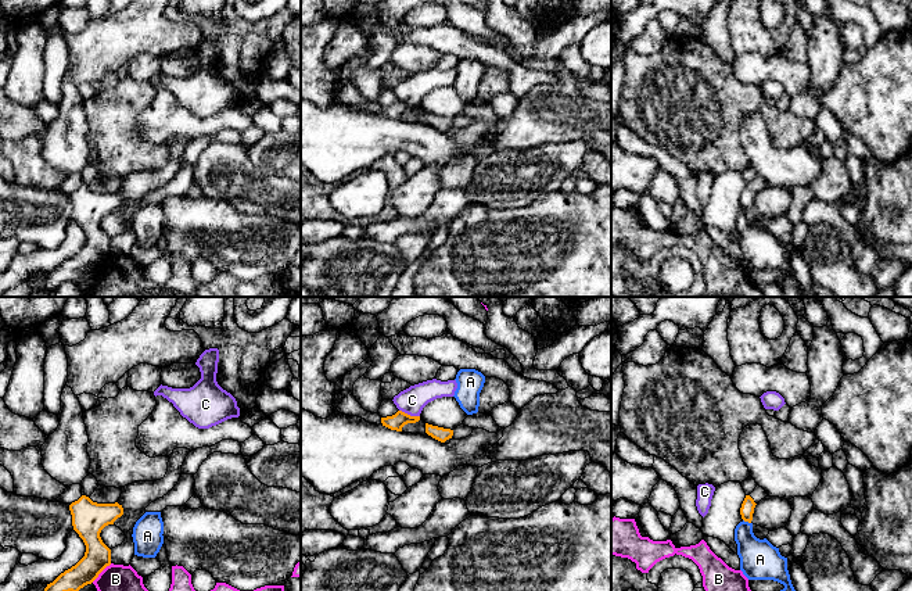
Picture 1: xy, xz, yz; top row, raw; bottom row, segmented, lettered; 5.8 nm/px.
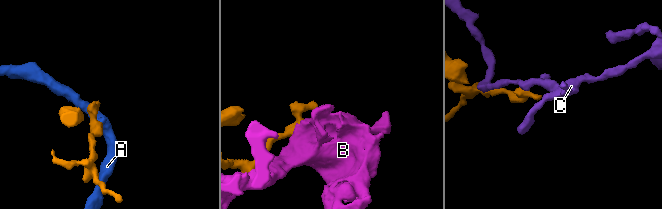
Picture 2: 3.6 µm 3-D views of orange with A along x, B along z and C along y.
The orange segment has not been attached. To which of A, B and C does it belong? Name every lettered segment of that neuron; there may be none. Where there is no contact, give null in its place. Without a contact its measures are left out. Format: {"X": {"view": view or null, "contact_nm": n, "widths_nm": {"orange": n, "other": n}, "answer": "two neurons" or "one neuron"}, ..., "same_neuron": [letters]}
{"A": {"view": "yz", "contact_nm": 50, "widths_nm": {"orange": 80, "other": 220}, "answer": "two neurons"}, "B": {"view": "xy", "contact_nm": 160, "widths_nm": {"orange": 160, "other": 160}, "answer": "two neurons"}, "C": {"view": "xz", "contact_nm": 130, "widths_nm": {"orange": 90, "other": 150}, "answer": "two neurons"}, "same_neuron": []}

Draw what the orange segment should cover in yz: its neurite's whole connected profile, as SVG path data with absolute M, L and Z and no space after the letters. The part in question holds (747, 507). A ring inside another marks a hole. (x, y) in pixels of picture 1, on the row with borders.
M757 486L751 494L746 495L740 508L740 515L744 522L751 523L755 505L765 497L768 497L768 494L760 486Z

